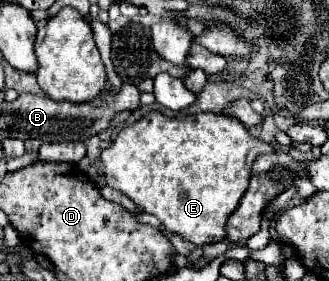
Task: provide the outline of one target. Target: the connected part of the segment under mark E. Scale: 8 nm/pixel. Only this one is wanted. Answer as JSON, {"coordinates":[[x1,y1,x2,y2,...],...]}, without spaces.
{"coordinates":[[150,110,148,114,144,114,144,116,142,116,140,120,136,120,134,124,122,128,120,134,116,136,116,140,102,152,100,160,102,160,102,166,104,166,104,176,106,176,108,186,112,186,112,188,124,192,138,208,142,208,142,212,156,216,168,232,174,232,174,234,182,236,186,242,190,242,190,244,194,244,194,246,206,246,206,244,222,241,223,238,226,237,224,228,228,217,234,212,234,208,238,206,238,200,242,198,242,192,246,192,248,182,250,182,250,166,252,166,252,162,256,160,256,156,262,154,262,152,272,153,275,152,275,149,271,144,266,144,266,142,254,138,254,136,244,128,244,124,242,124,240,120,236,120,236,118,230,118,230,116,224,116,224,114,212,114,212,112,210,112,210,114,184,116,184,118,170,118,170,116,164,116,164,114,158,112,158,110]]}

